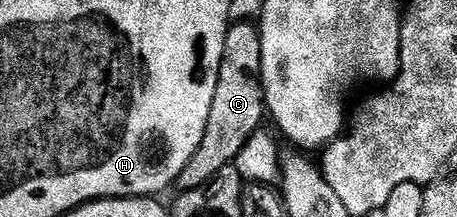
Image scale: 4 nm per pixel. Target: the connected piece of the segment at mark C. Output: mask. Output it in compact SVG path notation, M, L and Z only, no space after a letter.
M233 22L228 28L222 49L222 65L218 69L218 85L214 89L214 101L210 105L210 117L206 121L206 133L186 169L176 178L175 186L181 192L193 191L202 184L209 183L224 167L235 164L236 155L255 131L261 130L263 119L266 119L264 105L264 88L260 78L260 28L255 22Z

